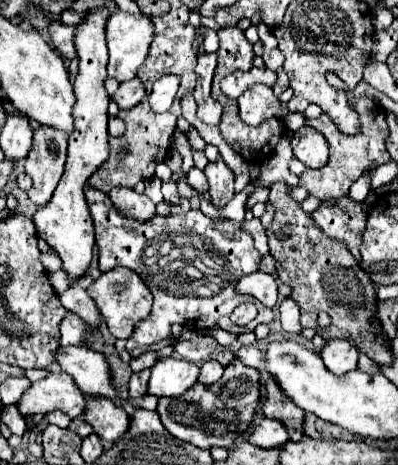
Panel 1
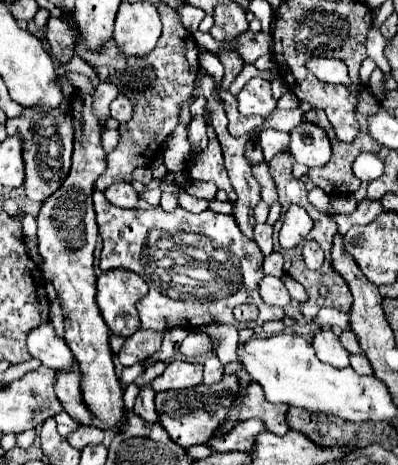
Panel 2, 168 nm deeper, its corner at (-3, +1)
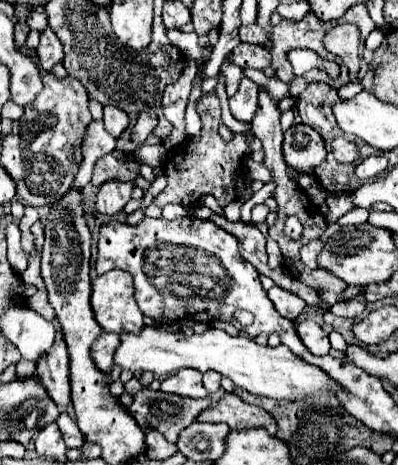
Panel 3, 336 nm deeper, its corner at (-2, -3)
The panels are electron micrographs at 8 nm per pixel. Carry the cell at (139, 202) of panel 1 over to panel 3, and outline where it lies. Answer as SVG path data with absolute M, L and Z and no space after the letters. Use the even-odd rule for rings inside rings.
M107 181L97 193L97 211L103 215L117 215L127 201L131 199L133 183L121 183L121 181Z

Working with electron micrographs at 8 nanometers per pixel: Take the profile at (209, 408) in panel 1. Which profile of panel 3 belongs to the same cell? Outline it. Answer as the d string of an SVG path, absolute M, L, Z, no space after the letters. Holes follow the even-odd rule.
M143 389L135 393L133 405L127 409L137 419L139 427L149 425L161 431L165 439L175 445L179 441L179 433L189 427L209 405L211 395L207 395L207 399L187 399L181 395Z

